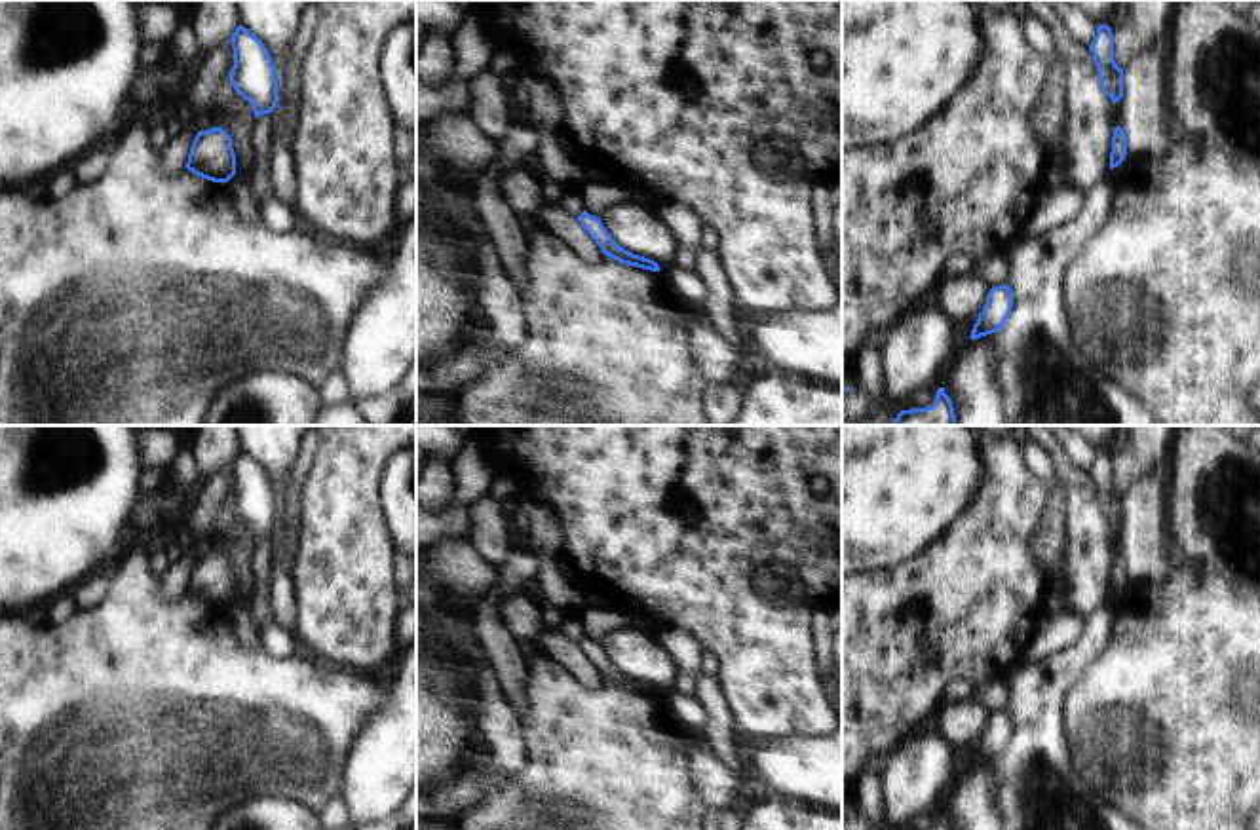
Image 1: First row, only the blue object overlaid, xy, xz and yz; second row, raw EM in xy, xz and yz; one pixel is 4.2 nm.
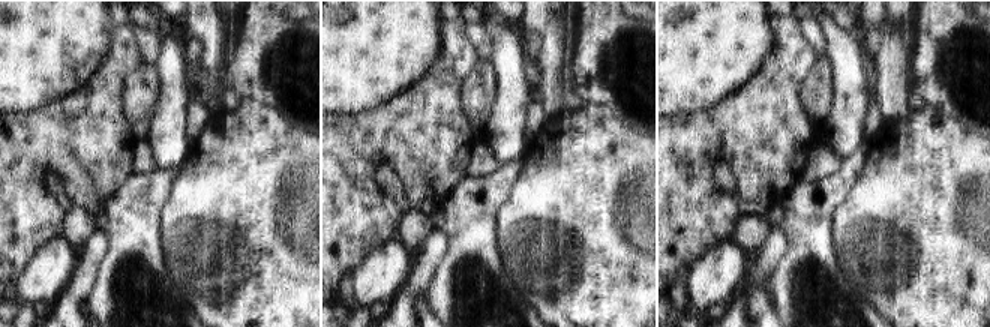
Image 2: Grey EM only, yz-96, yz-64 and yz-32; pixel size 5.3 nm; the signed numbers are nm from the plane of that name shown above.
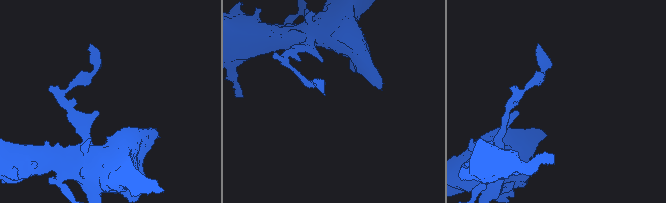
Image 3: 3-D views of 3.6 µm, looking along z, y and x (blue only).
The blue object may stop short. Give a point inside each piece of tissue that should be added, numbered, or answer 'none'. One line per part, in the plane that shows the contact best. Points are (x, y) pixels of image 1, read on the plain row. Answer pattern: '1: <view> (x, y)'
none

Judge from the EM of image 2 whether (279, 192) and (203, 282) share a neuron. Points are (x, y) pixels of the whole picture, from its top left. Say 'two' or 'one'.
one

